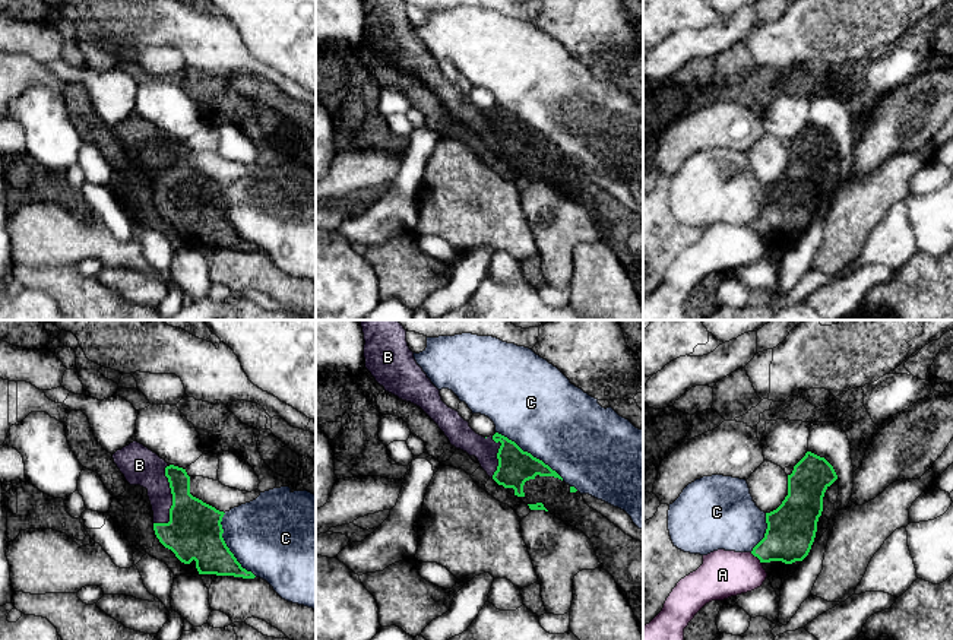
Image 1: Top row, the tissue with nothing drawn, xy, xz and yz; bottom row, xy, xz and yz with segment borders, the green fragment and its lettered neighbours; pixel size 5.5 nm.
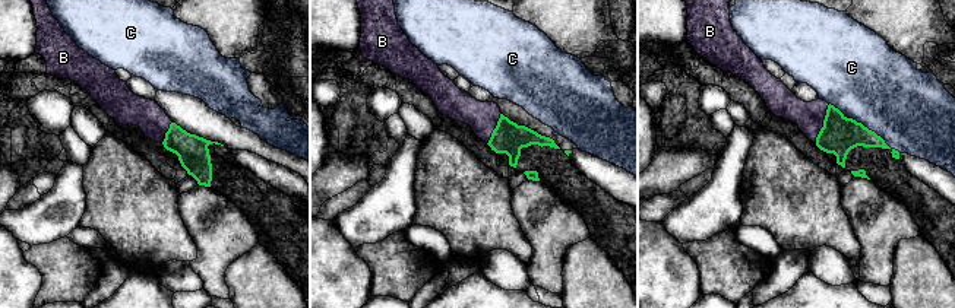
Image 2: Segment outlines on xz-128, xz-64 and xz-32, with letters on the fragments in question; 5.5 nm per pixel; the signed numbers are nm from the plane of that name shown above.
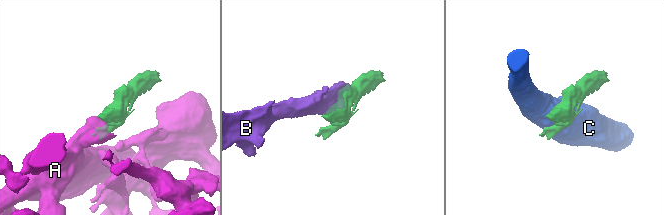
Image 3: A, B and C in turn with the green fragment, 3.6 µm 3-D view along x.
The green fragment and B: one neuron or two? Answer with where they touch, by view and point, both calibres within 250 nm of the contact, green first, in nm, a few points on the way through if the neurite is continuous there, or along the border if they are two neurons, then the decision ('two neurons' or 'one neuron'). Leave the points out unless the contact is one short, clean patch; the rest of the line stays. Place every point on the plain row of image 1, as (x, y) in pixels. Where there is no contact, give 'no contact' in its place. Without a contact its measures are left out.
meets green in xy at (173, 173); 300 nm thick on the green side, 200 nm on the other; one neuron

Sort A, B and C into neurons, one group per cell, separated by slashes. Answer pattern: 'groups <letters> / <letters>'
groups A / B / C

